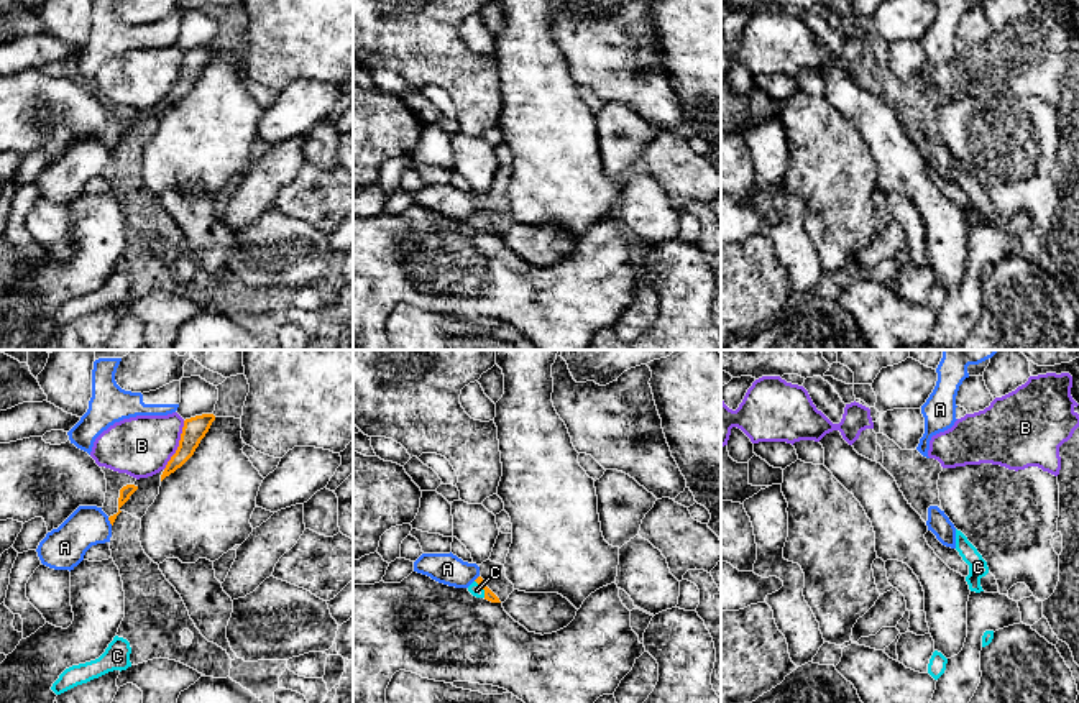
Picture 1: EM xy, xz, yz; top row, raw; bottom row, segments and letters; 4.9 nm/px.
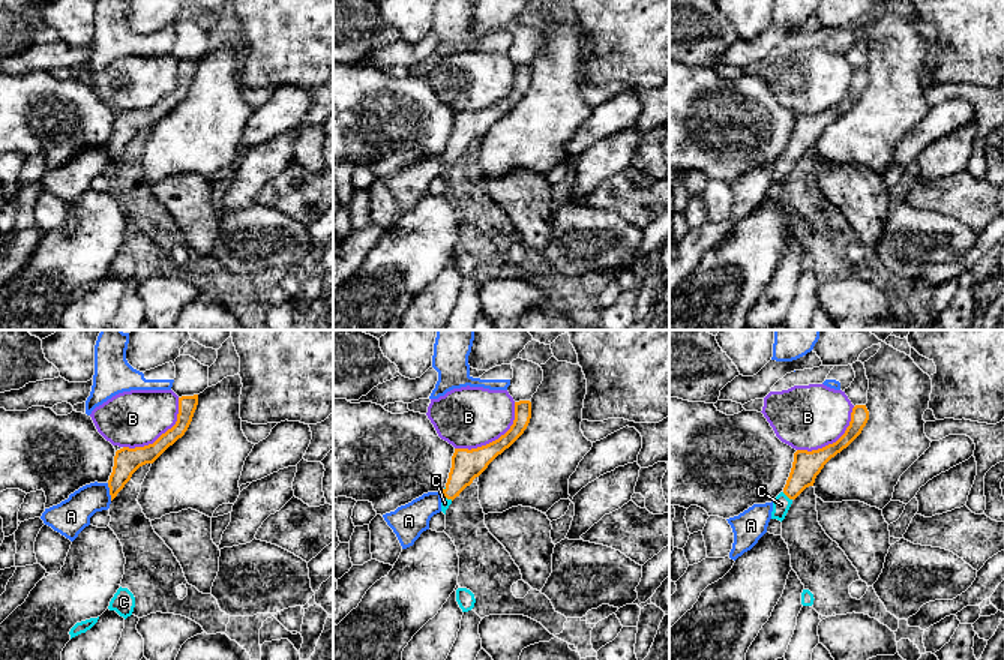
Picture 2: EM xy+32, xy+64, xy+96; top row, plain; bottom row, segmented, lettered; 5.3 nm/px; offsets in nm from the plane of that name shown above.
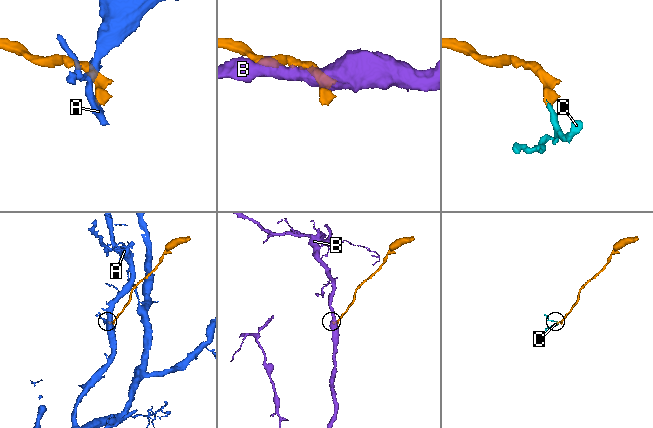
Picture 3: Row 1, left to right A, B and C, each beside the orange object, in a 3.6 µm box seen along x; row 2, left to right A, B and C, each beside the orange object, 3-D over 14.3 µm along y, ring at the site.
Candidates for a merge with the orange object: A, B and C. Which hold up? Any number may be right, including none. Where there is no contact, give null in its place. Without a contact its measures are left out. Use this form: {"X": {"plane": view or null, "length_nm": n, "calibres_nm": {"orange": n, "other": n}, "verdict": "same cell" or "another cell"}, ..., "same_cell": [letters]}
{"A": {"plane": "xy", "length_nm": 50, "calibres_nm": {"orange": 60, "other": 200}, "verdict": "another cell"}, "B": {"plane": "xy", "length_nm": 260, "calibres_nm": {"orange": 120, "other": 300}, "verdict": "another cell"}, "C": {"plane": "xz", "length_nm": 100, "calibres_nm": {"orange": 50, "other": 70}, "verdict": "same cell"}, "same_cell": ["C"]}

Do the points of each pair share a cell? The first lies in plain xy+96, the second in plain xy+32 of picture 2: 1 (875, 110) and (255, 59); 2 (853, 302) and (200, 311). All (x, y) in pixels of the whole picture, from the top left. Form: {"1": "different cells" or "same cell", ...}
{"1": "different cells", "2": "different cells"}

